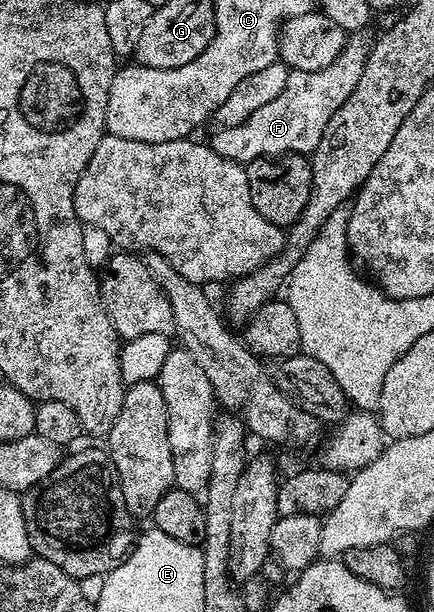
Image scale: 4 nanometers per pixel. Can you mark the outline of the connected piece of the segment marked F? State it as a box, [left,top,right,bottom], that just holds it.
[210,35,369,163]

